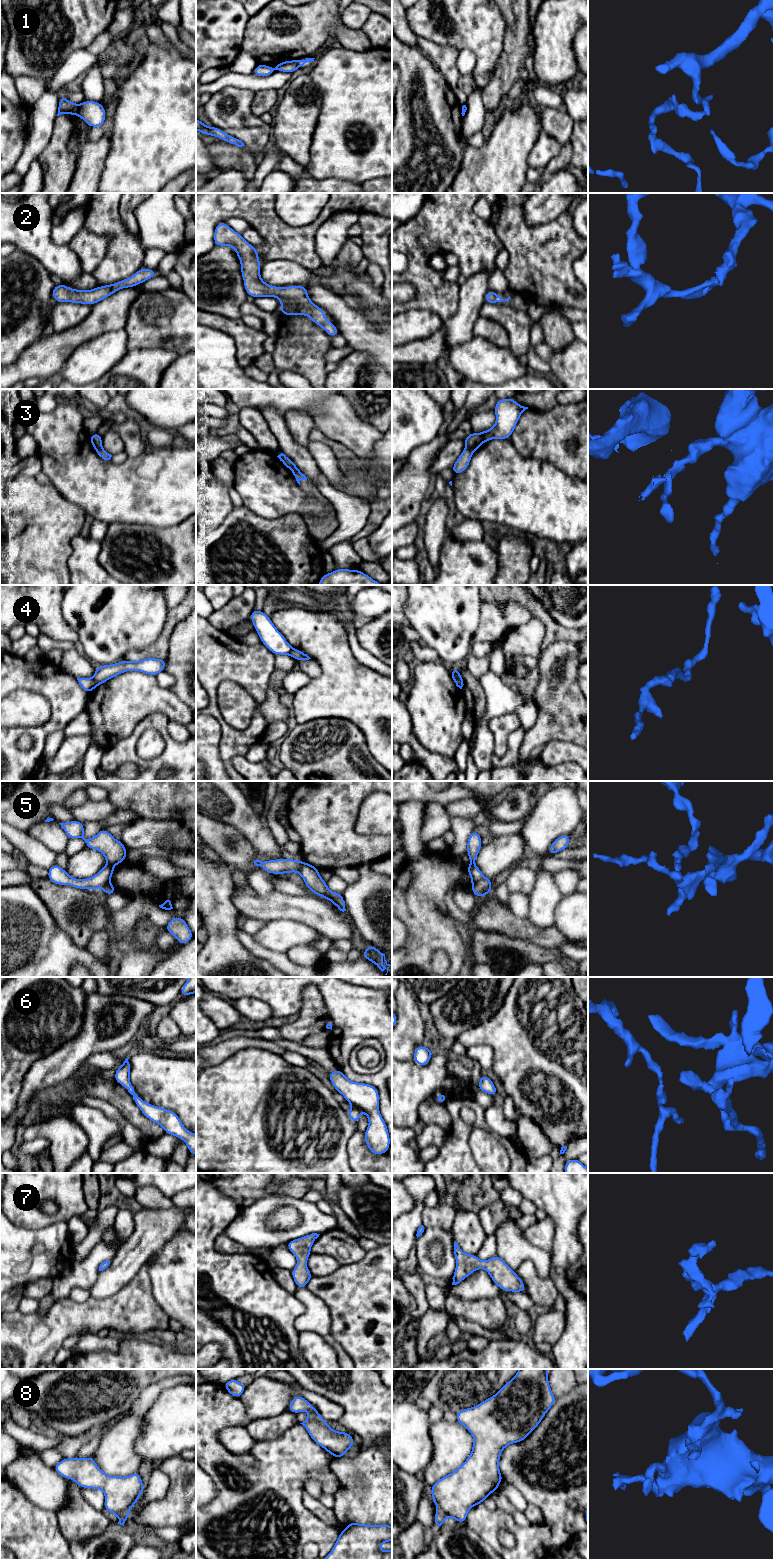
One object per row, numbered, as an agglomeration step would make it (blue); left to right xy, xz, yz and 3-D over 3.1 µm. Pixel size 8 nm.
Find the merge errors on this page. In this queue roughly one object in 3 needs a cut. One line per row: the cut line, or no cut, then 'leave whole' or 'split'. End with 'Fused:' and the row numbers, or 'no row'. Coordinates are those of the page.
1: cut in xy along (79, 105), (79, 111), (76, 114); split
2: no cut; leave whole
3: cut in yz along (466, 446), (475, 449); split
4: cut in yz along (452, 669), (462, 682); split
5: cut in yz along (483, 876), (472, 885); split
6: no cut; leave whole
7: no cut; leave whole
8: cut in xz along (310, 1413), (323, 1421); split
Fused: 1, 3, 4, 5, 8

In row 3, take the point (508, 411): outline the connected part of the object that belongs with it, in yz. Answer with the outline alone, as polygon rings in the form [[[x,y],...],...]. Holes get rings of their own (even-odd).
[[[513,398],[498,399],[494,412],[496,423],[490,429],[471,432],[464,440],[466,447],[478,449],[483,443],[491,439],[510,439],[521,414],[528,409],[518,404]]]

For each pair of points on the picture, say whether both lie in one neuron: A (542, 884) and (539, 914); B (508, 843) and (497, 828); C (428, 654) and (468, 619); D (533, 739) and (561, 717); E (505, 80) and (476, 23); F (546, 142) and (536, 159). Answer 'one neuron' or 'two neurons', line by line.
A: one neuron
B: two neurons
C: two neurons
D: one neuron
E: two neurons
F: one neuron

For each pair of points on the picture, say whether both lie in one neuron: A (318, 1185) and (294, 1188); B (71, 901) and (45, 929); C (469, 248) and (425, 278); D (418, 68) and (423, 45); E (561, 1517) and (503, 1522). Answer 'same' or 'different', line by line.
A: same
B: different
C: same
D: different
E: same

